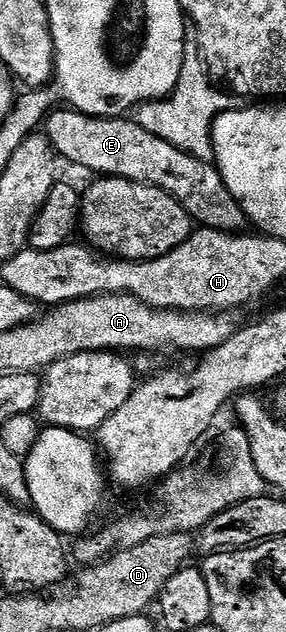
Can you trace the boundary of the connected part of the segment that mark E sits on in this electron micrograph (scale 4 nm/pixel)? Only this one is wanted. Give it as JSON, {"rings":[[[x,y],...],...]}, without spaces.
{"rings":[[[56,107],[45,120],[45,136],[54,147],[56,154],[63,157],[71,165],[79,169],[92,169],[99,177],[124,177],[130,181],[141,181],[144,185],[152,185],[177,199],[181,207],[191,216],[196,226],[204,229],[216,229],[226,233],[242,233],[249,222],[245,211],[233,199],[229,187],[225,187],[225,179],[219,174],[219,166],[197,159],[177,147],[173,143],[165,143],[165,139],[157,139],[150,131],[145,131],[134,119],[121,117],[87,117],[70,107]]]}

